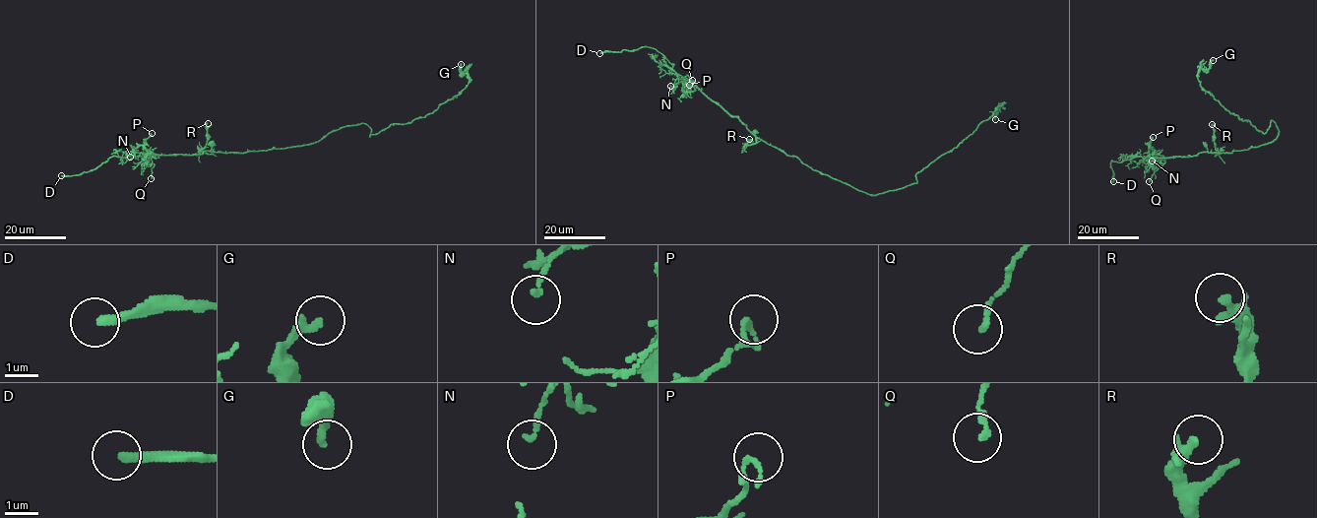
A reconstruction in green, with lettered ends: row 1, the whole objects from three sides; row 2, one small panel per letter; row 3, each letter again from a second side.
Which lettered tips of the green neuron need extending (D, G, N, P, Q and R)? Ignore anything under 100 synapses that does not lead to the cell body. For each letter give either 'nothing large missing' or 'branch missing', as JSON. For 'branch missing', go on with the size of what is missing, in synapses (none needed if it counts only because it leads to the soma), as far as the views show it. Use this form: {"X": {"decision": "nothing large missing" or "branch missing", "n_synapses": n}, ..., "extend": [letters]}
{"D": {"decision": "branch missing"}, "G": {"decision": "nothing large missing"}, "N": {"decision": "nothing large missing"}, "P": {"decision": "nothing large missing"}, "Q": {"decision": "nothing large missing"}, "R": {"decision": "nothing large missing"}, "extend": ["D"]}

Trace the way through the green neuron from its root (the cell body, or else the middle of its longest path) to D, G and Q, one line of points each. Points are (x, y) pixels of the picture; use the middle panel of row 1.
D: (827, 175), (758, 138), (738, 118), (730, 116), (679, 75), (656, 49), (642, 46), (634, 50), (599, 53)
G: (827, 175), (870, 194), (900, 189), (915, 183), (917, 173), (951, 152), (1003, 103), (995, 119)
Q: (827, 175), (758, 138), (738, 118), (730, 116), (691, 85), (692, 92), (695, 89), (692, 80)

